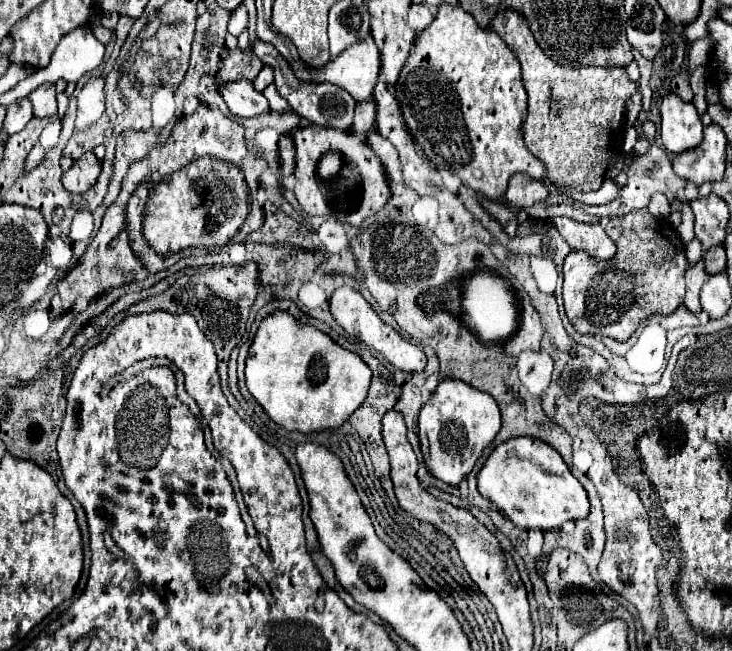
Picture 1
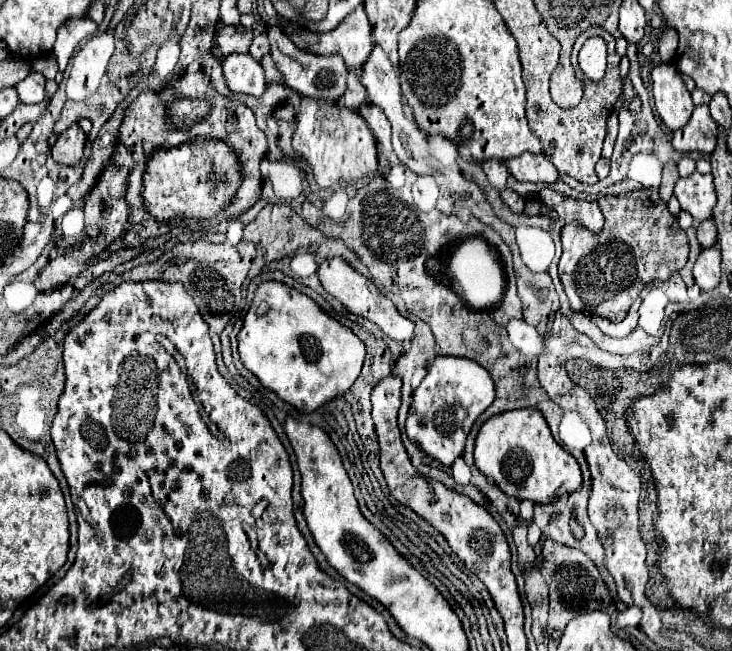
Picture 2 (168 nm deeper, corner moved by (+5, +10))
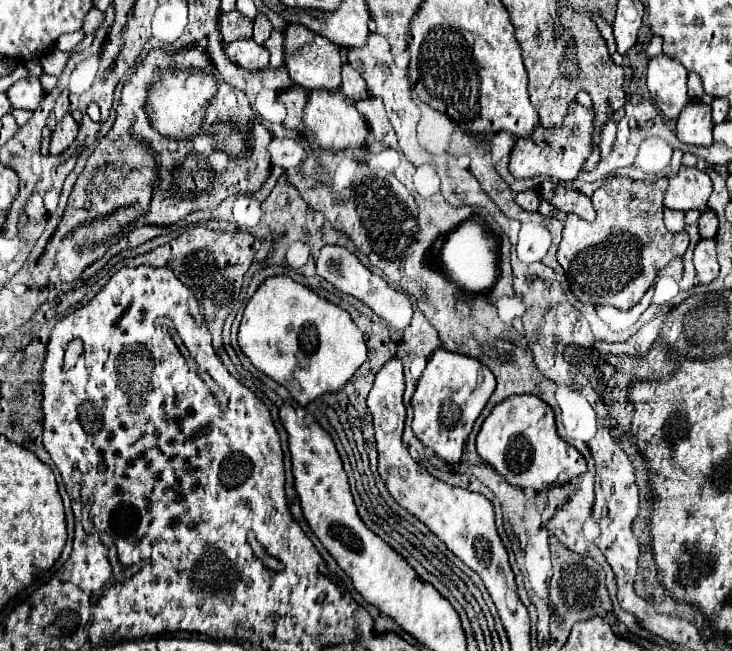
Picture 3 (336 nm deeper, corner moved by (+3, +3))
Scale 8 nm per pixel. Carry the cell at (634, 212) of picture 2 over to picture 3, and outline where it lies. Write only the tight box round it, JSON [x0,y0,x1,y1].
[557,176,689,310]

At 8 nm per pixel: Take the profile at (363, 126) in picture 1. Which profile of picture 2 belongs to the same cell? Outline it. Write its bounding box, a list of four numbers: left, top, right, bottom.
[339,71,367,109]

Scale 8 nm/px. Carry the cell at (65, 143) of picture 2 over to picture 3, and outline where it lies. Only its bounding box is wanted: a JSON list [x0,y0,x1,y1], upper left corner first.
[51,114,79,156]

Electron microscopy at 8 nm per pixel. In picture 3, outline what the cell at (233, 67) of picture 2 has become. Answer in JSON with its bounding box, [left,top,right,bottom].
[225,40,269,72]

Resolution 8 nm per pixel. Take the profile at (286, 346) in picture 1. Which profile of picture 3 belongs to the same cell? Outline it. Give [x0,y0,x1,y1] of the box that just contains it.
[237,276,367,406]

